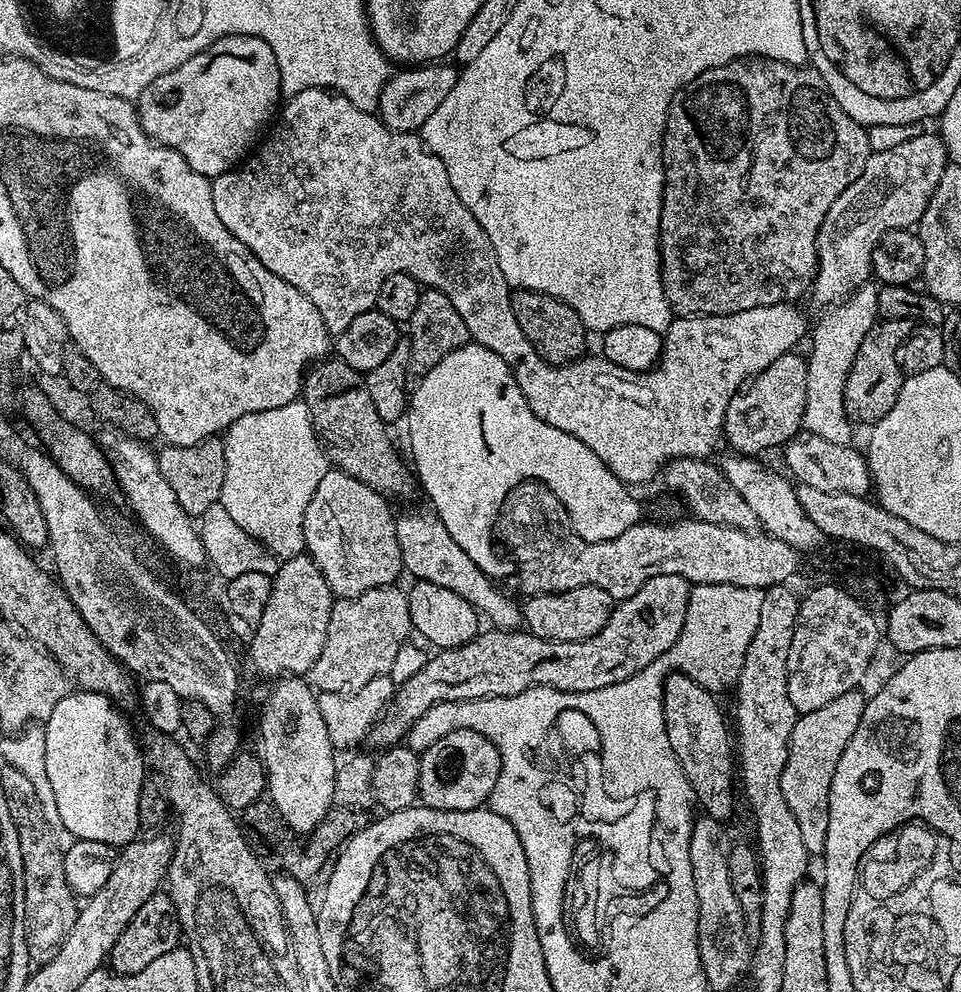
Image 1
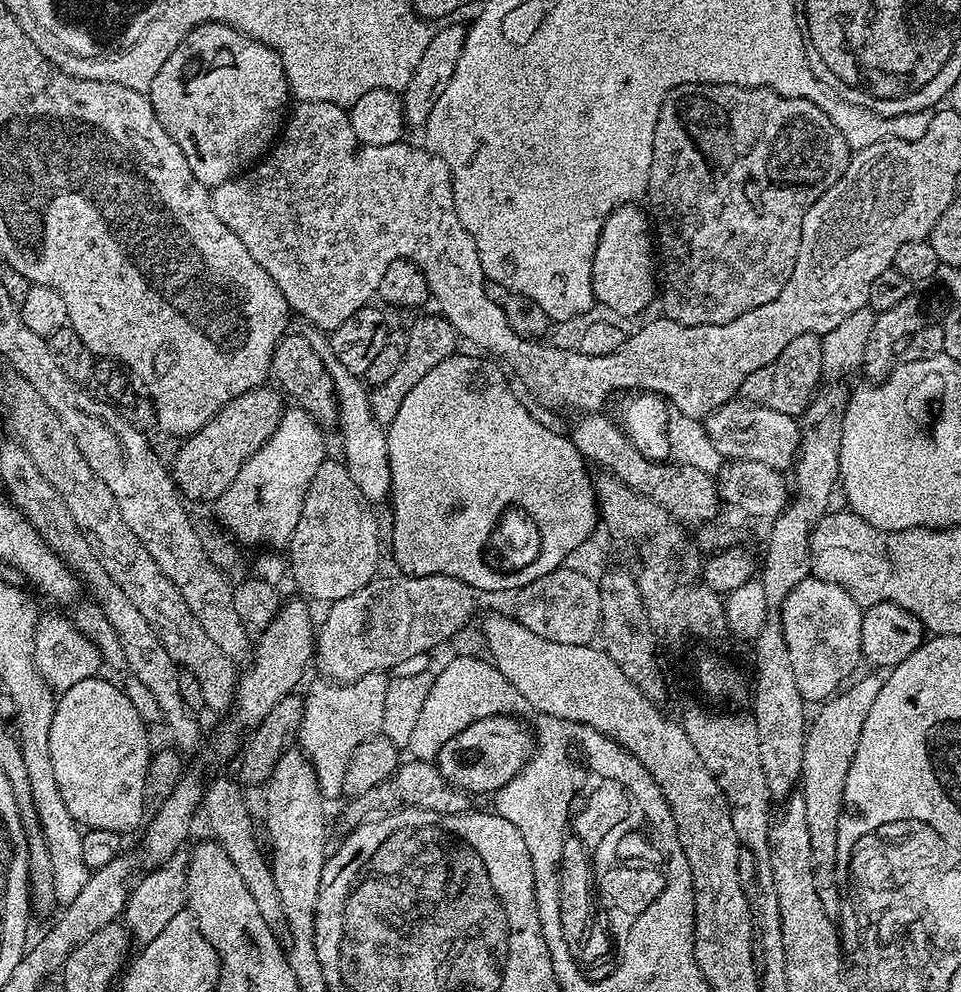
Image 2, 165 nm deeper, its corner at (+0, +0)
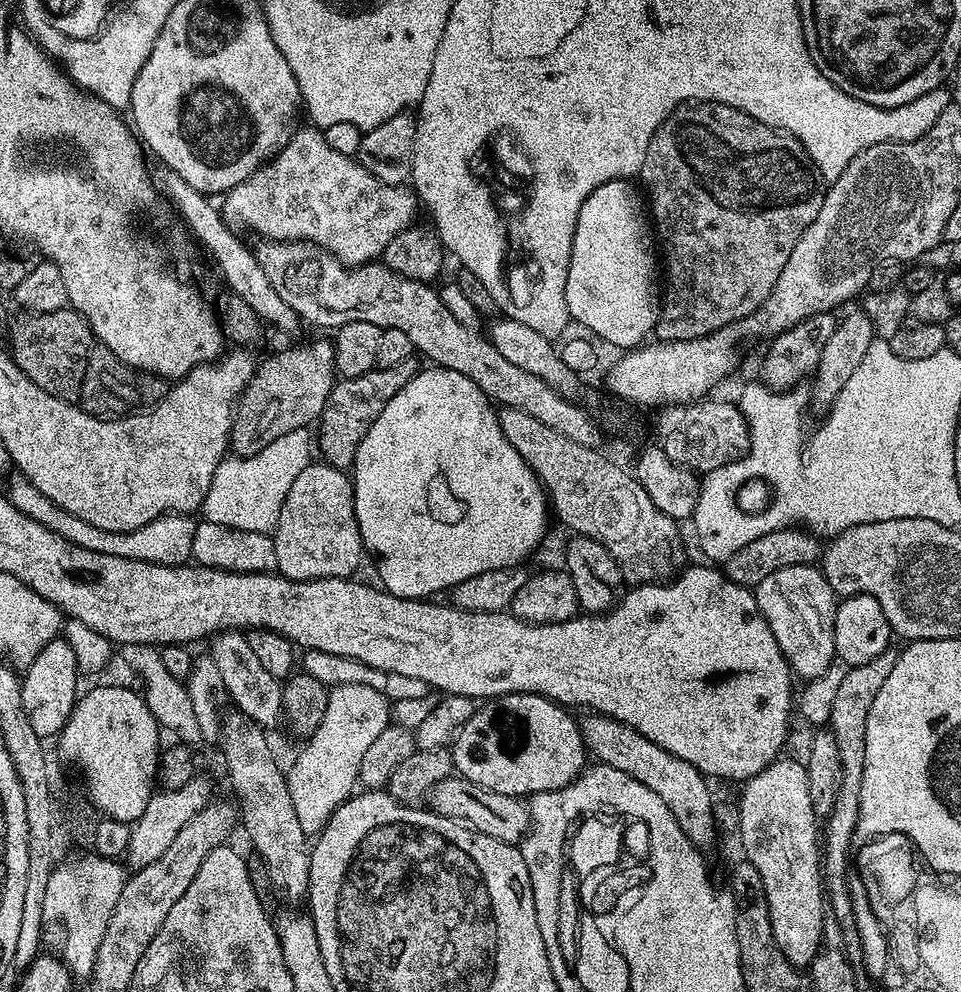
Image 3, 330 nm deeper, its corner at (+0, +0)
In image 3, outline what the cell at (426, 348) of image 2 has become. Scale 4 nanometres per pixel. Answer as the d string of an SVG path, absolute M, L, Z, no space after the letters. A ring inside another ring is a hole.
M409 358L398 362L398 366L376 368L358 378L337 379L318 421L318 452L319 455L320 452L324 455L321 456L323 463L345 470L351 469L358 446L362 438L366 438L366 430L370 430L378 414L386 410L386 402L390 402L390 398L394 398L394 394L398 394L398 390L402 390L402 386L406 386L406 382L410 382L410 378L414 378L421 368L419 359Z

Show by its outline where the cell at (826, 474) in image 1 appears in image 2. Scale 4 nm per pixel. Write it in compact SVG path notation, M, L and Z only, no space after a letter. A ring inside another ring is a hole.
M735 400L723 404L704 421L711 441L725 459L760 462L777 471L785 471L795 463L801 440L799 421L795 417Z

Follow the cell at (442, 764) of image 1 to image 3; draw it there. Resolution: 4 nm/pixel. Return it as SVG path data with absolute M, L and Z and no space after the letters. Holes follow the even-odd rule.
M512 692L508 696L498 696L481 704L484 705L481 708L479 705L457 731L450 748L455 771L465 780L498 794L531 798L539 792L565 788L589 763L590 756L584 747L584 735L580 733L577 717L572 717L567 707L556 704L545 696L523 692Z

